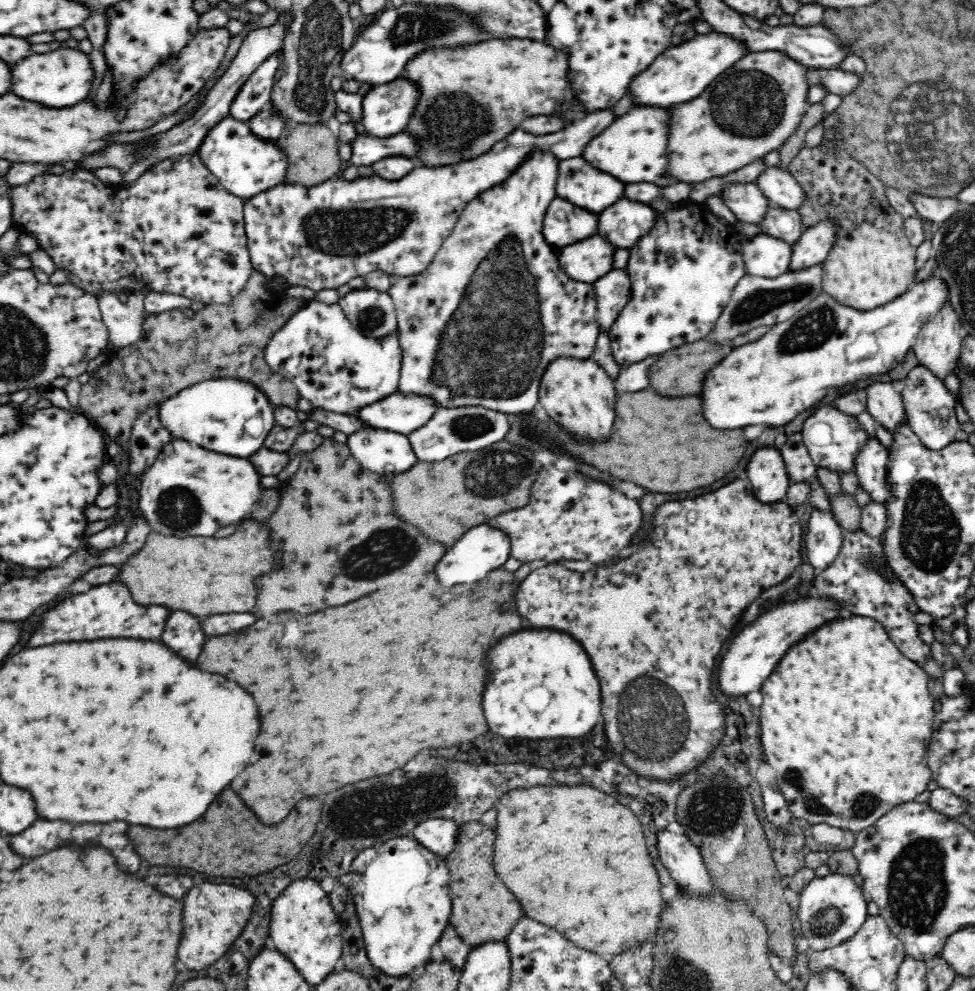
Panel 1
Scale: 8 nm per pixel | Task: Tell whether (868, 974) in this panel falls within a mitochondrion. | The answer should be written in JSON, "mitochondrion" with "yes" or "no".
{"mitochondrion":"no"}

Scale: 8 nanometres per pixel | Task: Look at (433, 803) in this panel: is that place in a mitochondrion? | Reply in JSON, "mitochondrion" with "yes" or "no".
{"mitochondrion":"yes"}

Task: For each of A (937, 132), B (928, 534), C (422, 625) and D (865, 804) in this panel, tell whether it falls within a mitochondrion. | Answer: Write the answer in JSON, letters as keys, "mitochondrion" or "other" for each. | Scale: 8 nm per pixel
{"A":"mitochondrion","B":"mitochondrion","C":"other","D":"mitochondrion"}

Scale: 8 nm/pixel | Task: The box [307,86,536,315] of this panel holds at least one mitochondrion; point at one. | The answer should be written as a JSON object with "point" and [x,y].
{"point":[451,112]}

